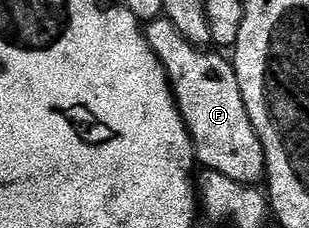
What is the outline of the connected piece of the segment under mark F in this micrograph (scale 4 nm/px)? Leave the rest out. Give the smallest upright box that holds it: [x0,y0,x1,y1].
[146,19,265,185]

